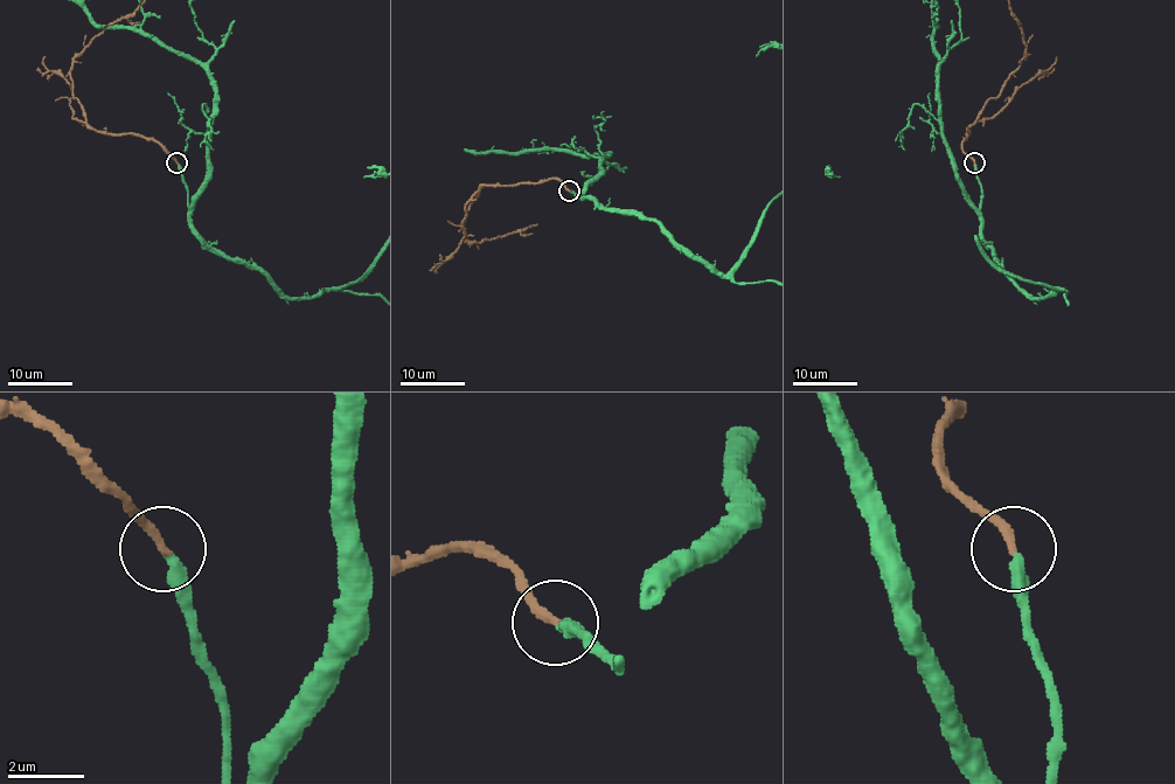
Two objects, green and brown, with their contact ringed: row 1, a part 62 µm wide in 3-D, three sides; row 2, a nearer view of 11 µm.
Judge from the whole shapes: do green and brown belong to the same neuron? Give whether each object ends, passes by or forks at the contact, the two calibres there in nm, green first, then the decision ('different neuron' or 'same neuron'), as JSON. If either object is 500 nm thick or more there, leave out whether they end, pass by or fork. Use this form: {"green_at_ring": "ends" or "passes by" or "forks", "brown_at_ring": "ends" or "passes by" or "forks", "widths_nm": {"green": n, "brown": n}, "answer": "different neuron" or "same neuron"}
{"green_at_ring": "ends", "brown_at_ring": "ends", "widths_nm": {"green": 320, "brown": 240}, "answer": "same neuron"}

